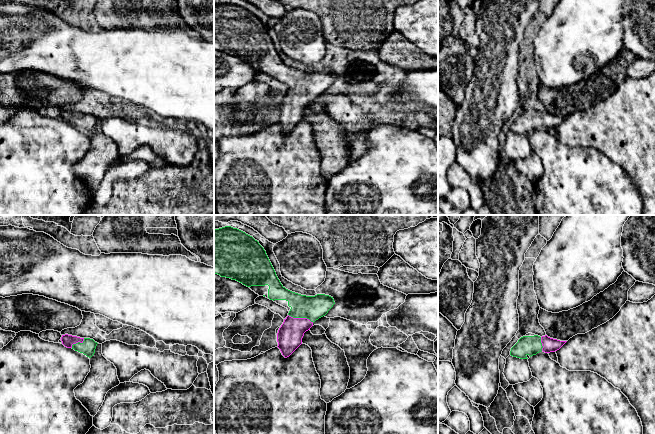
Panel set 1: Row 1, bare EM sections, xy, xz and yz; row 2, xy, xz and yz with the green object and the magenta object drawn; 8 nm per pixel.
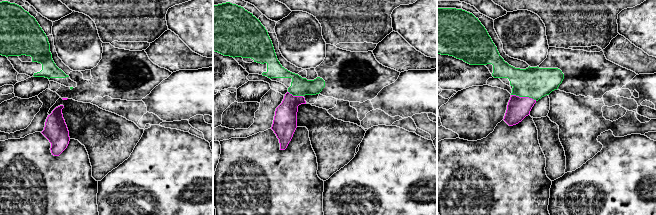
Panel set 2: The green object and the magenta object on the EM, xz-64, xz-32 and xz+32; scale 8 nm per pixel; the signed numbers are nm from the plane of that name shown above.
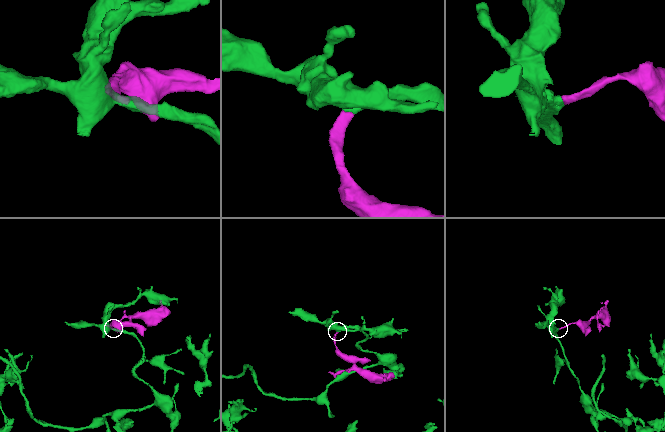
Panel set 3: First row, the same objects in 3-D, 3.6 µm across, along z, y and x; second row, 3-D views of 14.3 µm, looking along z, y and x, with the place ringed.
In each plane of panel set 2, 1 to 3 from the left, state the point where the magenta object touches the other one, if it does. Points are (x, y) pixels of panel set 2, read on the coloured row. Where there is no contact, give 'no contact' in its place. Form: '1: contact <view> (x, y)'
1: no contact
2: contact xz-32 (295, 95)
3: contact xz+32 (524, 96)

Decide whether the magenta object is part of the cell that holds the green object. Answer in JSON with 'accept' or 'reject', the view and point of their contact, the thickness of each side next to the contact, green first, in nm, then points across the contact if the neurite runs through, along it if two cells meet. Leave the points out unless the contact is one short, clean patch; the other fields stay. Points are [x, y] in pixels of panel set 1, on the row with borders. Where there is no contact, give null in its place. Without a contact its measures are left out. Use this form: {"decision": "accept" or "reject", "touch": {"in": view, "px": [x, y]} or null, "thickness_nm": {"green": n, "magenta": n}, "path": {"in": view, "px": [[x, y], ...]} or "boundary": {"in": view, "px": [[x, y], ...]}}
{"decision": "accept", "touch": {"in": "xz", "px": [301, 317]}, "thickness_nm": {"green": 190, "magenta": 200}, "path": {"in": "xz", "px": [[311, 307], [301, 317], [289, 337]]}}

